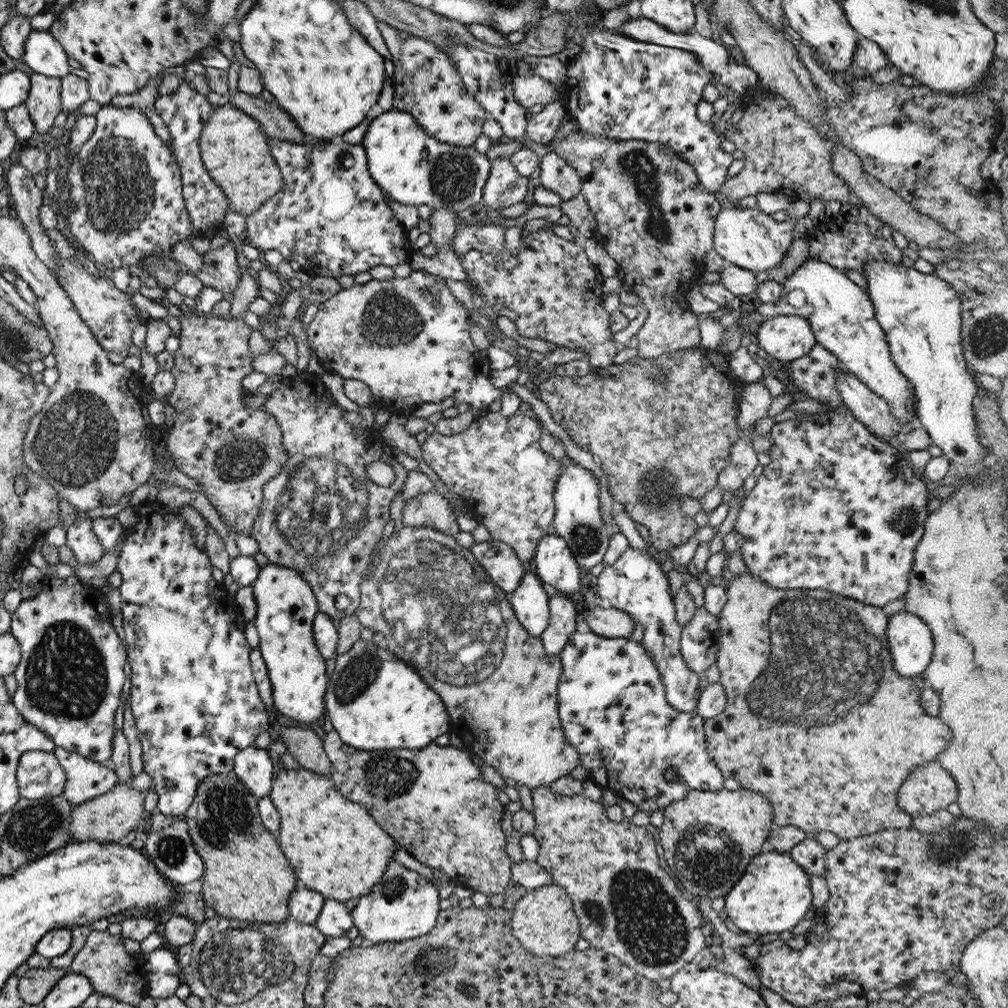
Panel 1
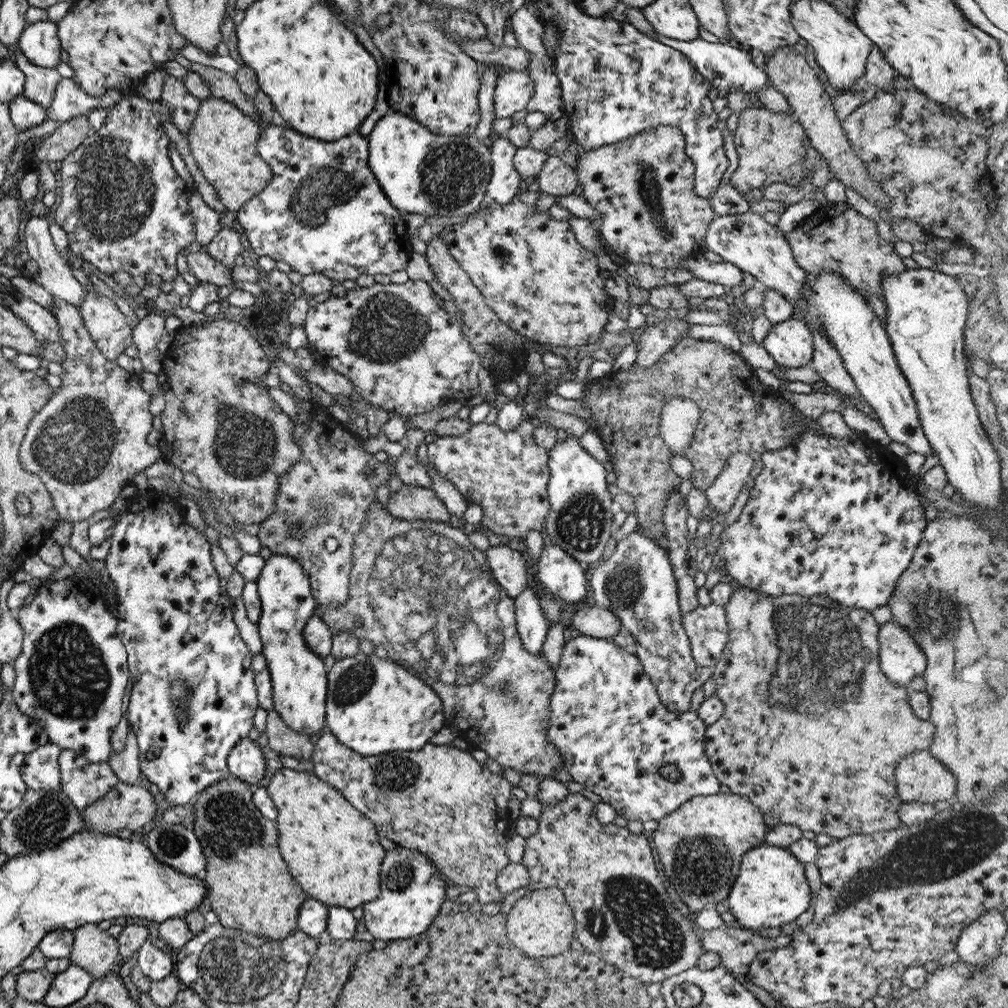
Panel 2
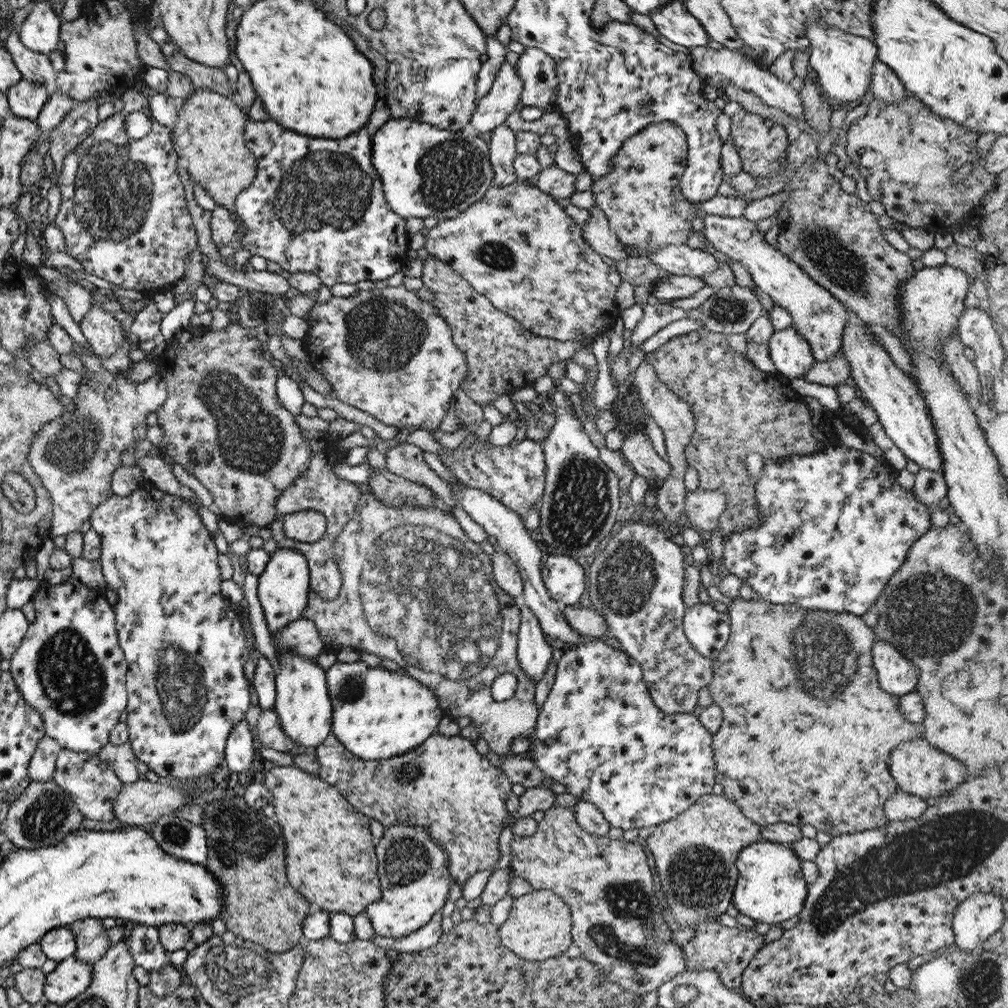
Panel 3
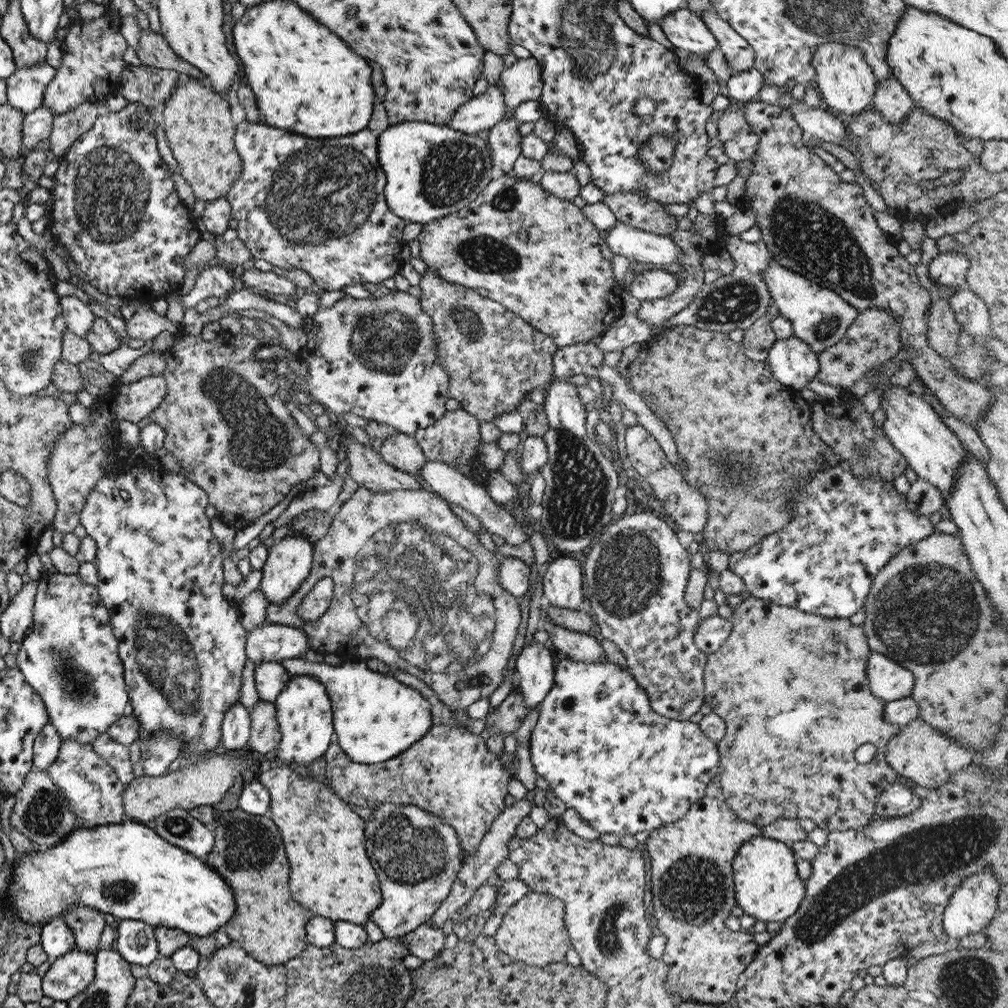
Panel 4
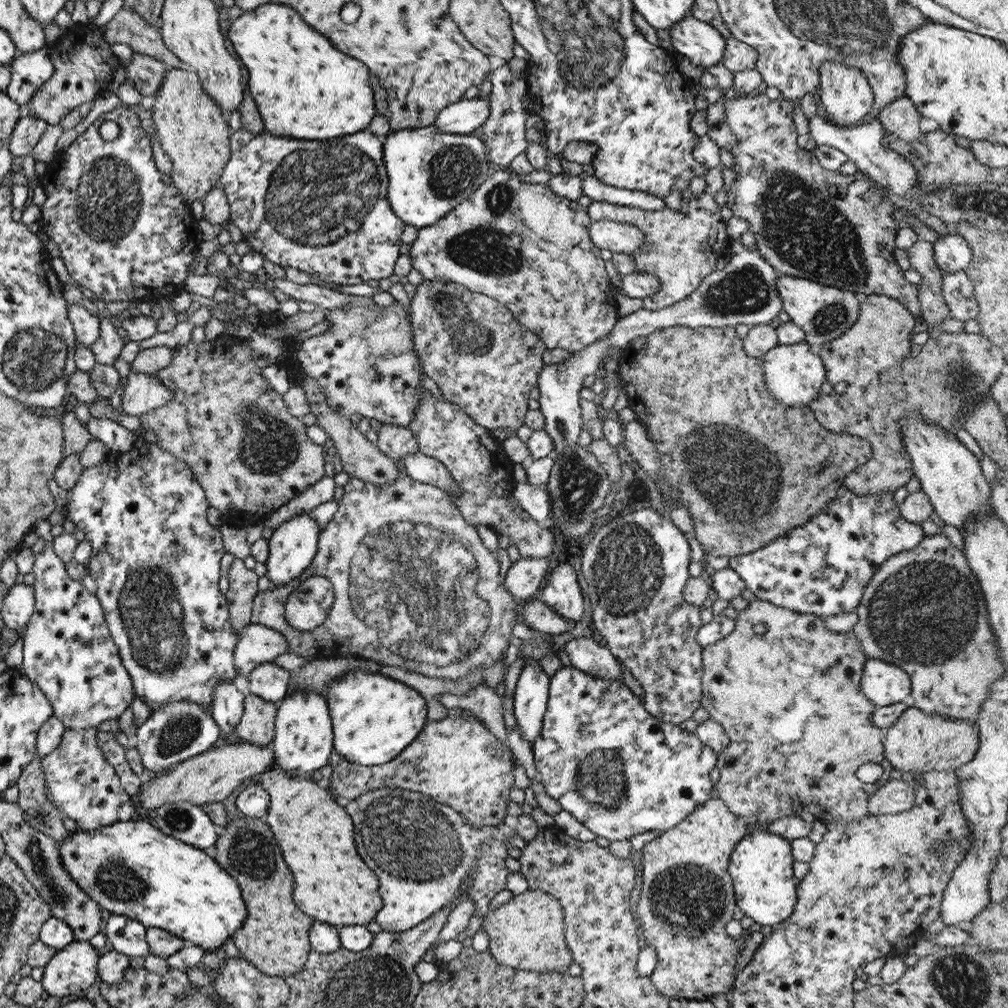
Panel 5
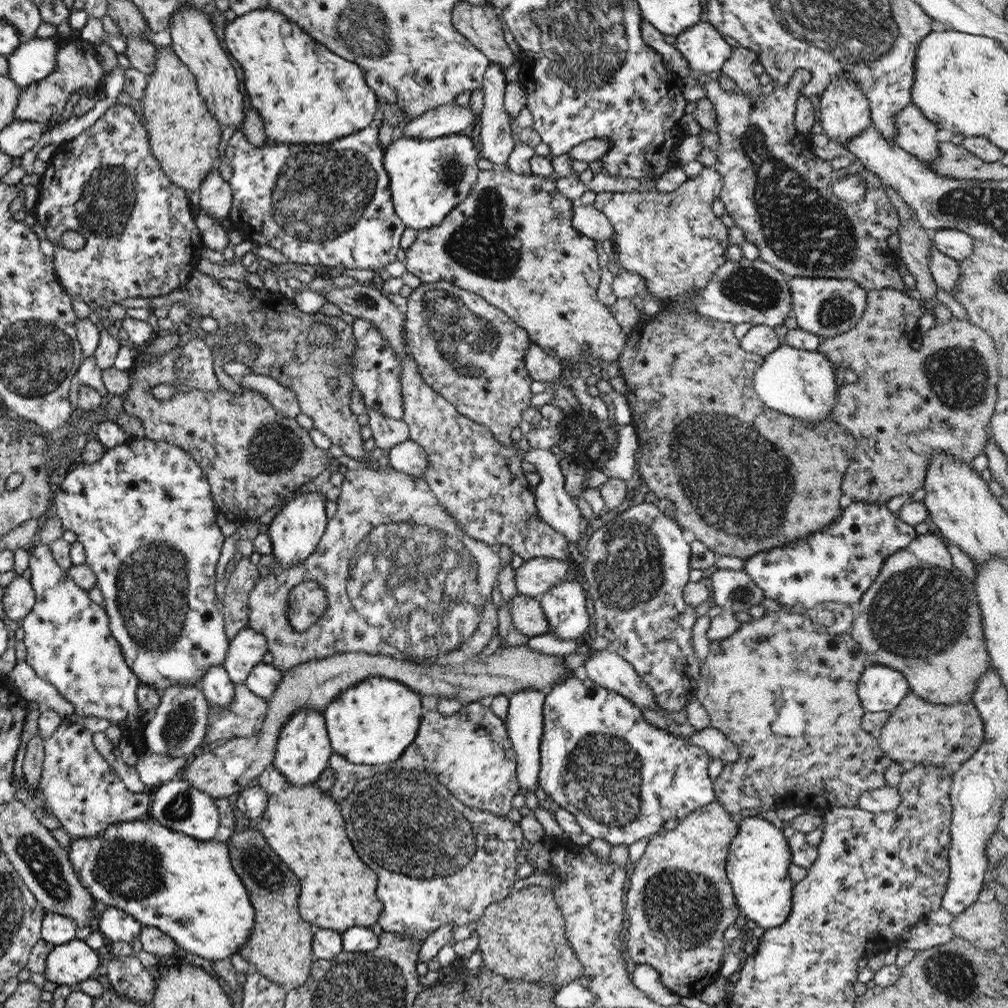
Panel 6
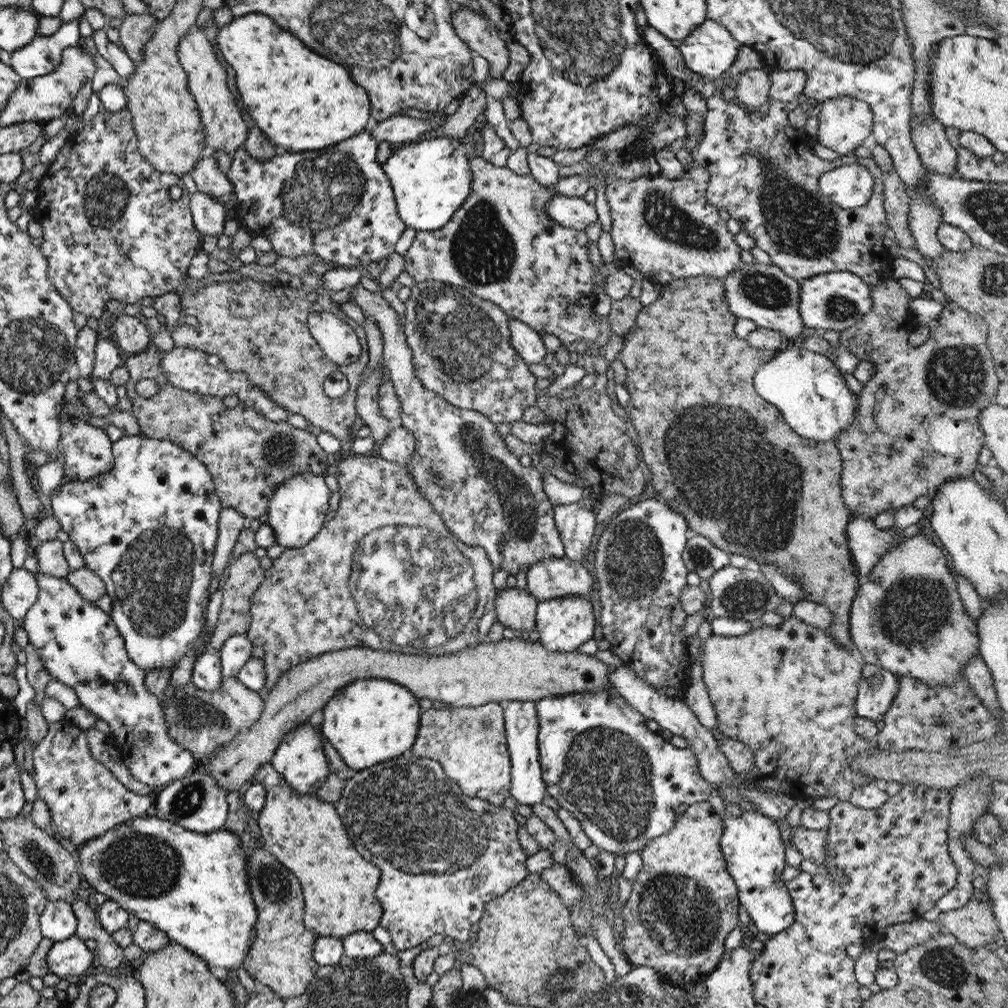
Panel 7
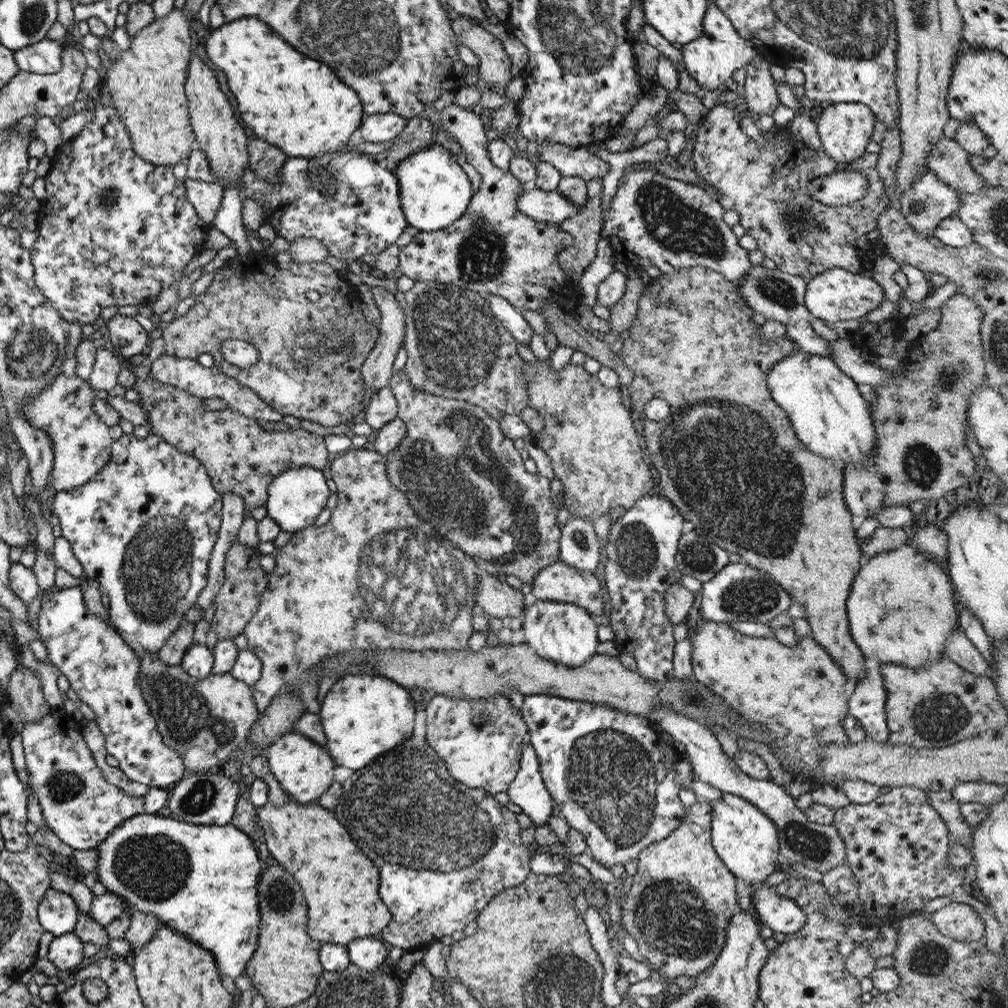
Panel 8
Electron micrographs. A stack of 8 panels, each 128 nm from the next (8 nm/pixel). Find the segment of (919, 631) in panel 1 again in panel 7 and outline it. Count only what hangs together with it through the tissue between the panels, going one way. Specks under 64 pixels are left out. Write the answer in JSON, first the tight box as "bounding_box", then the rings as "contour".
{"bounding_box":[854,664,897,725],"contour":[[[870,664],[861,667],[860,674],[854,701],[856,717],[865,718],[879,725],[896,694],[897,675]]]}

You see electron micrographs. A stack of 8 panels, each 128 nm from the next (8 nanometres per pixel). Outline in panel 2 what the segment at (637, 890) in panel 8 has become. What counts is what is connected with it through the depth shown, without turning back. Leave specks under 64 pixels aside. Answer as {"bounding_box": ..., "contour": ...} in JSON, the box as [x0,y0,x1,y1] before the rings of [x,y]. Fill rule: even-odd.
{"bounding_box":[649,792,791,979],"contour":[[[719,792],[709,796],[691,796],[677,810],[657,821],[657,829],[649,835],[652,850],[657,855],[667,882],[673,886],[677,898],[694,913],[726,900],[738,874],[741,855],[759,845],[764,840],[766,830],[759,808],[745,796]],[[727,925],[703,932],[699,938],[701,953],[717,954],[719,965],[738,979],[745,976],[755,954],[763,950],[781,948],[791,941],[789,935],[782,933],[775,938],[761,937],[757,932]]]}

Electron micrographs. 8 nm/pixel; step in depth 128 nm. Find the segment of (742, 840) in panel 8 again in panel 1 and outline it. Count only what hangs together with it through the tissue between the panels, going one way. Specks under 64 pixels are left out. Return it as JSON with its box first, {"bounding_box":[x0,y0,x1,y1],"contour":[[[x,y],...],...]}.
{"bounding_box":[723,852,811,936],"contour":[[[759,852],[723,897],[727,923],[737,932],[760,936],[790,931],[811,908],[809,875],[785,852]]]}

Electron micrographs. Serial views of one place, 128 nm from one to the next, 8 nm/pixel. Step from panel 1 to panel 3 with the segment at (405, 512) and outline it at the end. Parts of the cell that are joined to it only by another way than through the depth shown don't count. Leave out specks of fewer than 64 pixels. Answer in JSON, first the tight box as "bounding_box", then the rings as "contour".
{"bounding_box":[365,465,435,507],"contour":[[[369,465],[369,477],[365,484],[369,485],[371,494],[377,500],[389,506],[435,507],[434,494],[425,486],[401,478],[387,469],[374,468]]]}

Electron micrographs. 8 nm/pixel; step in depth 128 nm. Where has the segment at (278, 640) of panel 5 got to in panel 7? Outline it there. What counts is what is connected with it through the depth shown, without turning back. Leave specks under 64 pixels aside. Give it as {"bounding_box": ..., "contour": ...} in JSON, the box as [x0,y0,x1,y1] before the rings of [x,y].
{"bounding_box":[217,634,251,679],"contour":[[[243,634],[231,635],[225,639],[217,653],[221,664],[222,679],[237,676],[243,664],[251,657],[249,638]]]}

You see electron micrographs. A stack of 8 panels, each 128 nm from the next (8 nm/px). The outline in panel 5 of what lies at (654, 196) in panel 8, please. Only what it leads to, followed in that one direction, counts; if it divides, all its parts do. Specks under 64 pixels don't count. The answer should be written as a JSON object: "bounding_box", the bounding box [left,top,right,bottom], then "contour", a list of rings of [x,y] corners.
{"bounding_box":[586,164,731,310],"contour":[[[720,164],[709,169],[704,176],[703,193],[692,194],[686,204],[681,203],[679,210],[669,210],[667,207],[641,210],[604,201],[591,201],[587,206],[586,214],[591,221],[625,223],[639,230],[646,241],[646,246],[640,252],[630,254],[633,266],[639,272],[649,274],[658,281],[657,292],[641,299],[643,309],[659,310],[682,301],[715,271],[717,258],[729,252],[731,239],[726,234],[726,222],[721,219],[720,208],[714,202],[715,194],[723,188],[722,173]]]}

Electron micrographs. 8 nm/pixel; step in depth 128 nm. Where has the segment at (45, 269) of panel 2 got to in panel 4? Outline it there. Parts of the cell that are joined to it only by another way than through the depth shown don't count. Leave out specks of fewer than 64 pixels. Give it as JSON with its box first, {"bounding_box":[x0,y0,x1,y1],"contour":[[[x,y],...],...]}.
{"bounding_box":[58,295,95,339],"contour":[[[74,295],[62,296],[58,301],[66,330],[78,338],[85,339],[85,335],[88,334],[89,328],[93,326],[93,320],[95,320],[93,312]]]}

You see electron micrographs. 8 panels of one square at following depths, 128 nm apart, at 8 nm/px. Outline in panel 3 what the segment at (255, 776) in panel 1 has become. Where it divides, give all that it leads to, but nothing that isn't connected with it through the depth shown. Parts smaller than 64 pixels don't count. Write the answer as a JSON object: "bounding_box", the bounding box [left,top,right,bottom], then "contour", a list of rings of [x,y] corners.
{"bounding_box":[223,719,254,772],"contour":[[[245,719],[233,724],[225,740],[223,761],[231,772],[244,772],[251,766],[253,760],[254,736]]]}

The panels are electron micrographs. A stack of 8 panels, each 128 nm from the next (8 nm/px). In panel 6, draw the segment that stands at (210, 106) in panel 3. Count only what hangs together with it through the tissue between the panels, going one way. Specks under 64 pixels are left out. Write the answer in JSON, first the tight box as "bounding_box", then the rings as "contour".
{"bounding_box":[140,45,222,196],"contour":[[[171,45],[156,49],[154,56],[154,70],[153,73],[149,73],[149,76],[147,76],[147,84],[143,89],[143,97],[140,100],[142,125],[147,132],[147,142],[151,156],[159,162],[159,166],[165,176],[173,184],[185,189],[186,195],[189,196],[194,190],[199,190],[199,183],[209,173],[209,169],[212,168],[212,162],[217,159],[222,127],[211,116],[202,96],[197,92],[193,74],[175,56]]]}

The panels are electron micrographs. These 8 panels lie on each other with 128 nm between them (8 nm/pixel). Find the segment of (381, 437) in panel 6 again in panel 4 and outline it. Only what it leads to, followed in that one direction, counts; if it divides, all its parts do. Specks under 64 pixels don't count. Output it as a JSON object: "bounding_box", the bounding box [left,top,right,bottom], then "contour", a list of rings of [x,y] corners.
{"bounding_box":[378,432,426,477],"contour":[[[397,432],[382,441],[378,453],[387,464],[413,477],[419,476],[419,467],[426,460],[412,435]]]}

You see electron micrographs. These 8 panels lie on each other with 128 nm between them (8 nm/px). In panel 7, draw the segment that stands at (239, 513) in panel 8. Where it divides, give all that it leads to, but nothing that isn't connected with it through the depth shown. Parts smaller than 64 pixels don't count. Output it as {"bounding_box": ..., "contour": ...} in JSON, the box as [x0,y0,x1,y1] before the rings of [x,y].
{"bounding_box":[211,507,247,580],"contour":[[[231,507],[219,511],[215,551],[211,561],[211,578],[221,580],[223,568],[231,560],[233,547],[241,530],[247,525],[247,518]]]}

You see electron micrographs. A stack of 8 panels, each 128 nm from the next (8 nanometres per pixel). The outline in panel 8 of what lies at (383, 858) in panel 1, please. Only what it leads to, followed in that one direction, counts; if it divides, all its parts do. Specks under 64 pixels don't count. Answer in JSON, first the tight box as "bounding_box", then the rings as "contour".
{"bounding_box":[248,755,390,946],"contour":[[[256,755],[248,760],[253,776],[267,783],[267,800],[258,808],[257,822],[265,836],[265,846],[269,854],[289,872],[299,884],[303,898],[307,902],[306,932],[315,941],[325,944],[346,946],[353,938],[363,938],[377,934],[390,920],[390,912],[377,894],[377,868],[355,848],[343,826],[333,818],[331,812],[323,810],[316,801],[297,804],[281,790],[279,782],[269,770],[265,755]]]}

